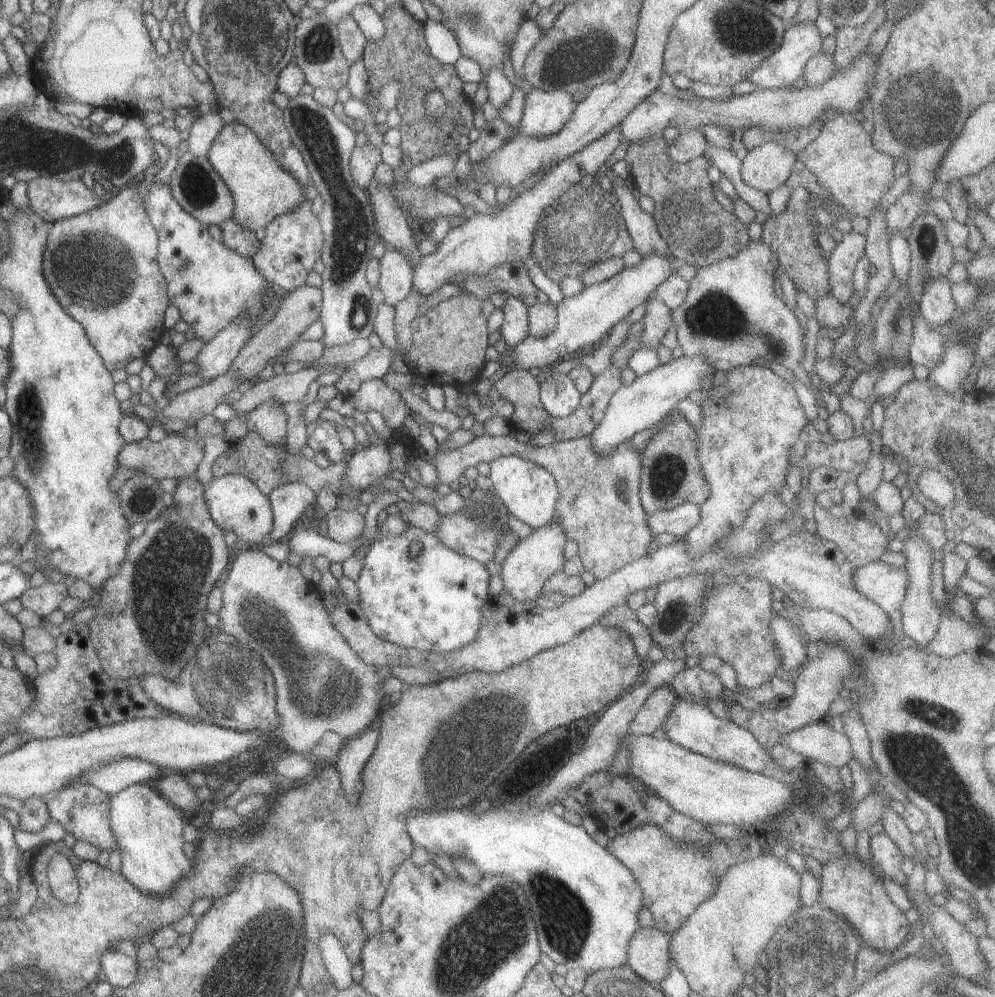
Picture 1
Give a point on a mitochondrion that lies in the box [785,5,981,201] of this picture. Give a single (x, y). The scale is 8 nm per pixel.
(922, 107)

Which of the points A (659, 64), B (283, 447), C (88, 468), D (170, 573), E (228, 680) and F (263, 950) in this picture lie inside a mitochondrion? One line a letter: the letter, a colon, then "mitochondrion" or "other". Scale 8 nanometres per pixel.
A: other
B: other
C: other
D: mitochondrion
E: mitochondrion
F: mitochondrion

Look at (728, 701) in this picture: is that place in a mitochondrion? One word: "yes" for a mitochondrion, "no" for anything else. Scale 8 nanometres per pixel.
no

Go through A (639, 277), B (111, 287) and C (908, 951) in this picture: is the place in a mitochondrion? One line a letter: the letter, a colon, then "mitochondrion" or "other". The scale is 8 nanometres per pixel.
A: other
B: mitochondrion
C: other

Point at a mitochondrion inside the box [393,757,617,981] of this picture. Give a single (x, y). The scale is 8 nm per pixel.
(564, 923)

